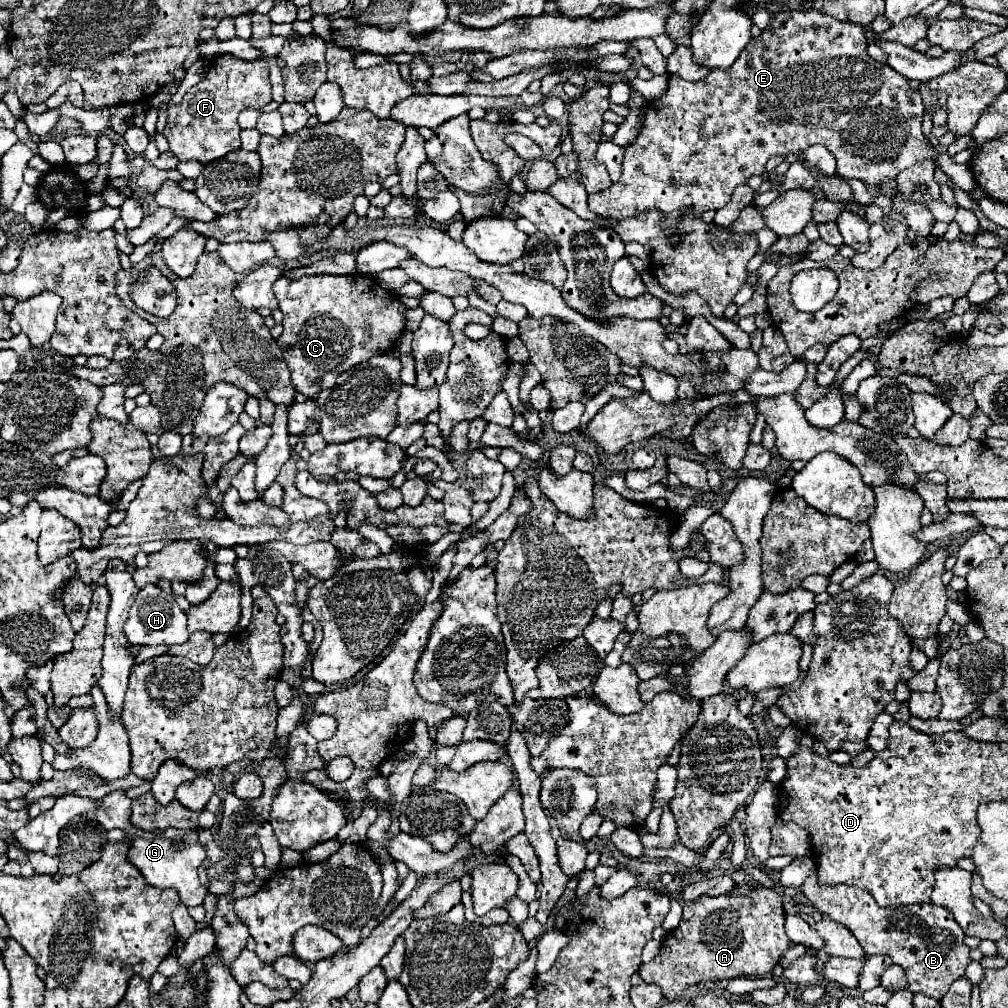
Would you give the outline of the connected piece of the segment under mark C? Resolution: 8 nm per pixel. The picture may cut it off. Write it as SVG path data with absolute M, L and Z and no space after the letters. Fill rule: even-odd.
M322 274L300 280L280 276L274 294L284 314L284 332L276 342L292 372L294 388L310 398L330 388L348 368L392 350L406 326L406 306L398 296L380 288L376 278L362 274Z

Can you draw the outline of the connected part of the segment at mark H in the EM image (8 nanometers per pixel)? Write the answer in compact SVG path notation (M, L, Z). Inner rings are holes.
M146 584L130 610L130 618L124 624L124 634L132 646L172 646L172 644L184 644L188 640L188 628L186 628L186 616L172 598L172 594L162 592L156 584Z

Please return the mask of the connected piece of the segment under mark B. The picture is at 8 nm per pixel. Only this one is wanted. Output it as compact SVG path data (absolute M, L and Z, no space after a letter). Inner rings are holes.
M816 872L806 878L806 882L802 884L800 890L806 894L806 898L822 914L828 914L832 920L844 924L856 936L856 940L860 942L860 946L864 948L866 954L888 954L894 960L894 964L898 964L906 972L908 990L914 992L914 994L922 992L922 994L928 994L928 996L940 1000L948 992L950 984L964 976L966 966L972 962L970 960L970 948L964 946L962 928L952 918L952 914L942 906L936 906L936 904L912 904L912 906L900 906L900 908L880 908L876 904L876 900L872 898L872 894L868 894L866 890L862 890L858 886L846 886L846 884L828 886L828 888L818 886L816 884Z

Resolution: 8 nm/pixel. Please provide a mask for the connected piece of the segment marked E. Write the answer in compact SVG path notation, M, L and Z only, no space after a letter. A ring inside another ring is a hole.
M810 10L810 12L778 12L774 14L770 26L756 38L752 38L752 42L748 42L748 46L744 48L744 54L740 54L740 58L736 60L736 66L728 68L728 70L710 70L710 74L704 78L704 80L698 80L698 82L688 82L680 76L670 76L668 78L668 90L666 94L660 98L660 100L652 100L648 102L646 106L646 118L644 118L644 124L642 124L642 130L638 134L638 138L626 146L626 156L624 156L624 172L622 172L622 178L612 184L608 190L602 190L602 192L596 192L592 196L588 196L588 208L596 214L596 216L602 216L602 218L608 218L608 220L624 220L624 218L630 218L630 216L638 216L646 210L660 210L662 214L666 214L666 220L662 222L662 230L664 234L668 234L668 240L672 242L672 246L676 246L682 238L680 234L680 228L678 228L678 218L680 214L688 214L692 210L694 216L702 216L704 212L708 210L718 210L722 208L736 186L740 184L746 184L750 176L754 174L764 174L764 166L768 162L770 156L788 156L788 154L794 154L794 152L802 152L814 144L822 144L826 146L836 162L838 162L838 174L842 178L856 178L856 180L862 180L870 192L876 192L886 180L890 178L896 178L898 172L902 172L904 168L910 168L922 160L932 160L935 165L951 177L953 182L960 189L970 192L974 189L976 182L971 173L968 164L956 164L946 152L940 153L938 150L934 150L924 132L922 132L922 116L924 116L924 102L922 102L922 96L918 90L912 90L908 80L902 78L902 74L896 74L896 70L892 70L888 64L880 64L876 62L874 58L868 56L866 52L866 42L864 42L864 30L860 30L860 26L852 24L852 22L840 22L836 18L828 18L816 10Z

